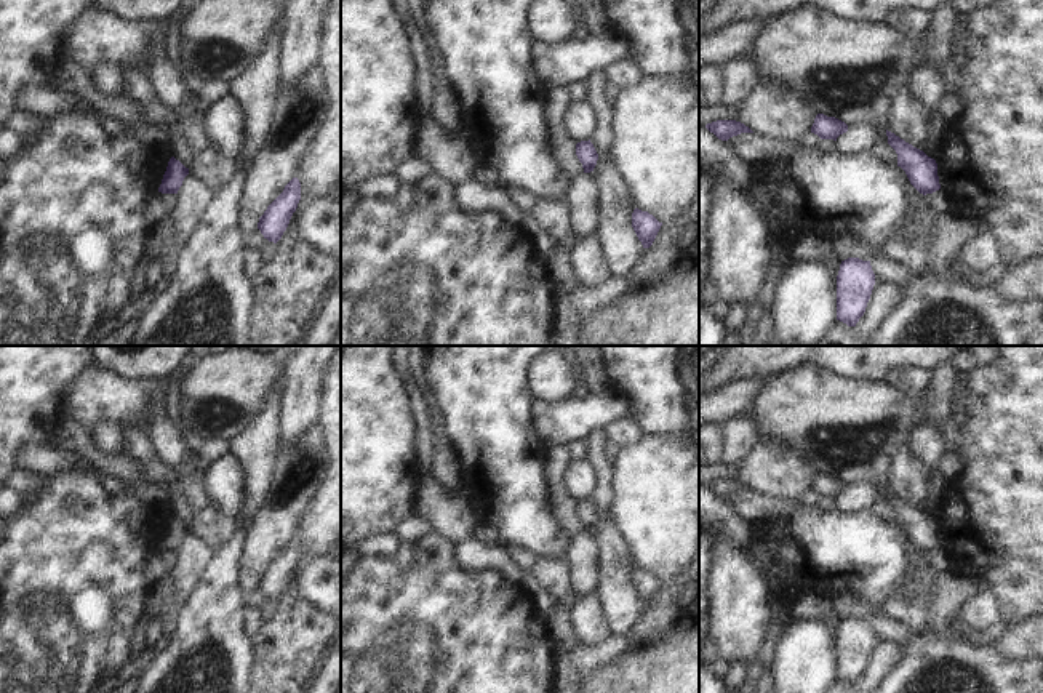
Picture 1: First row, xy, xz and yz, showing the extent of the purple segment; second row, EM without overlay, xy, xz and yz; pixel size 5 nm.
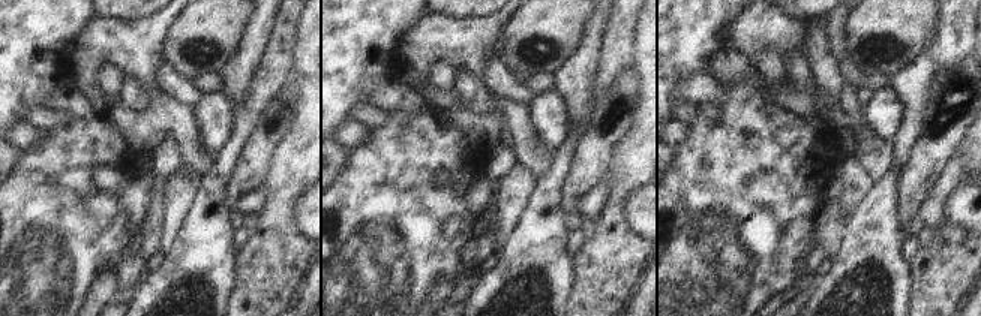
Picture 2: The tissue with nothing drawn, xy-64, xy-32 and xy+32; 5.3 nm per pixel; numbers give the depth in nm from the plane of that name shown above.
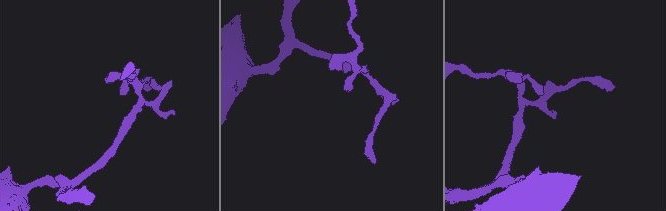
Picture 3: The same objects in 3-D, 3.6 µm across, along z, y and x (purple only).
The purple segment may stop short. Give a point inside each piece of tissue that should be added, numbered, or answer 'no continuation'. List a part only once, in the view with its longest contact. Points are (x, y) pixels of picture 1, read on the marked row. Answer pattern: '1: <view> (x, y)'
no continuation

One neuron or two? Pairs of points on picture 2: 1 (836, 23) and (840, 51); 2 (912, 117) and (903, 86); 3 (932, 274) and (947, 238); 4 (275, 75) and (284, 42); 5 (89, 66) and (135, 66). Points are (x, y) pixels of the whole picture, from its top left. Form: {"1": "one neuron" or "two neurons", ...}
{"1": "one neuron", "2": "one neuron", "3": "one neuron", "4": "one neuron", "5": "one neuron"}

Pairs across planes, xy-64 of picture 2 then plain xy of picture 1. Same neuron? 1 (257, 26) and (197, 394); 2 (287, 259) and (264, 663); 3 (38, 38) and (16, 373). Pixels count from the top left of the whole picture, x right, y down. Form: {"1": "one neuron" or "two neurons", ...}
{"1": "two neurons", "2": "one neuron", "3": "one neuron"}

